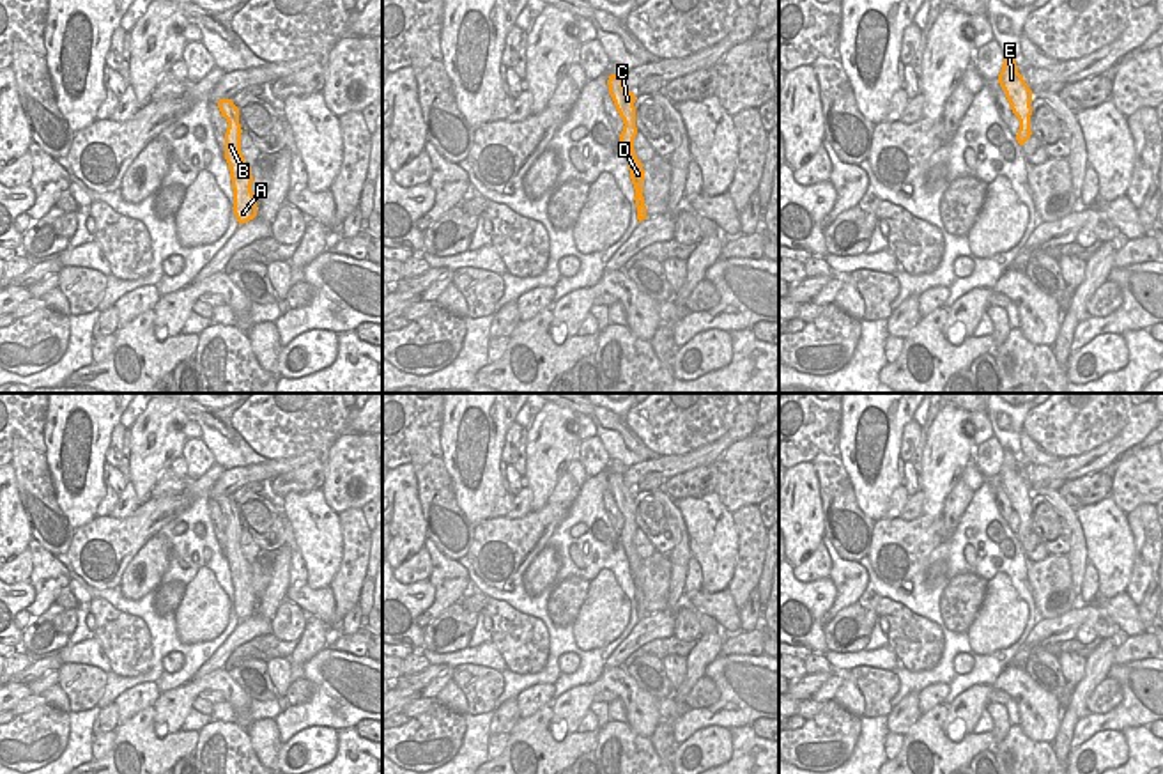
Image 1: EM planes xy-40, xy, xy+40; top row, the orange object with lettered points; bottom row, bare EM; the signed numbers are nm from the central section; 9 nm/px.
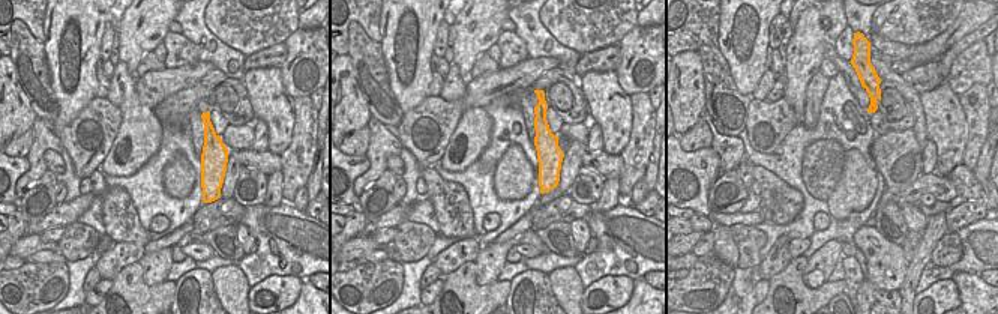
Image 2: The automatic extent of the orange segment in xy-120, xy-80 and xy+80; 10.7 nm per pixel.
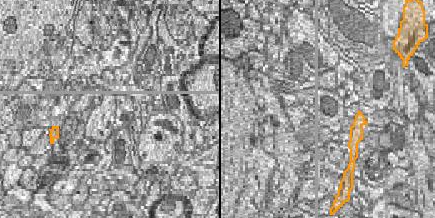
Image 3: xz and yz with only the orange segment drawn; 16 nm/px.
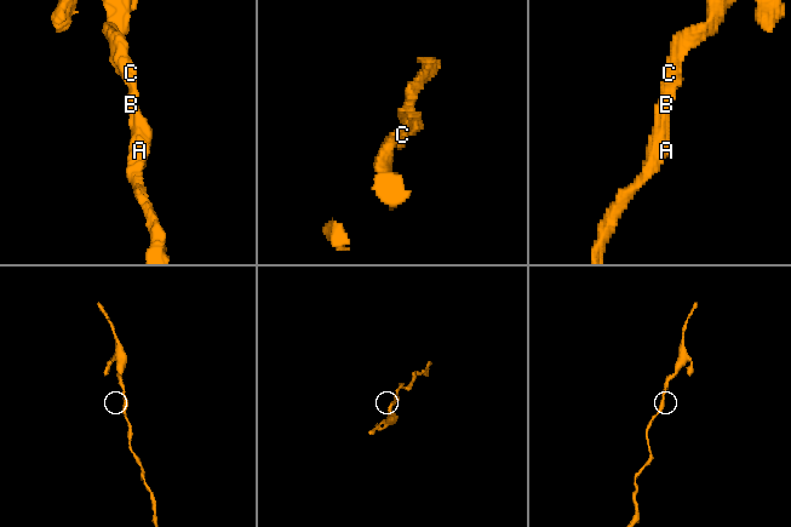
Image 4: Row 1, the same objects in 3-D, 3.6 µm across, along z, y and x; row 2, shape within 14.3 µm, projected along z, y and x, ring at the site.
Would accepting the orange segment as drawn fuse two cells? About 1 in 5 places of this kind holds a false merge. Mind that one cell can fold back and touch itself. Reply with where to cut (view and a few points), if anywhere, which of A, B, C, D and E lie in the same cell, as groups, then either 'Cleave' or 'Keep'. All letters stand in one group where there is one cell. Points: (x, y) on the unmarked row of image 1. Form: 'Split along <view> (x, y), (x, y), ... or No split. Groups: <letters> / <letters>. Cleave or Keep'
No split. Groups: A B C D E. Keep

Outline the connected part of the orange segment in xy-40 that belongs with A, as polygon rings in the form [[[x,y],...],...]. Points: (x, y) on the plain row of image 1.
[[[220,496],[218,505],[221,514],[227,515],[228,524],[225,530],[225,556],[228,560],[232,586],[234,586],[234,611],[239,622],[257,613],[257,597],[251,588],[253,572],[251,563],[244,558],[241,549],[241,521],[239,505],[232,496]]]

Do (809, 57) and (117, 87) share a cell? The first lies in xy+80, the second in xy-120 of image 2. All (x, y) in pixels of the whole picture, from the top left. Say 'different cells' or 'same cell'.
different cells

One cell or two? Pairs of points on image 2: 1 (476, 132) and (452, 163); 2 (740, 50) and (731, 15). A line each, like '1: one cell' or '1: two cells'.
1: one cell
2: one cell

